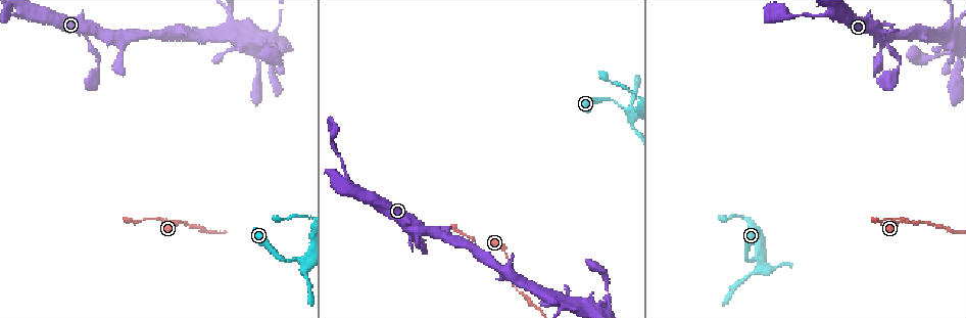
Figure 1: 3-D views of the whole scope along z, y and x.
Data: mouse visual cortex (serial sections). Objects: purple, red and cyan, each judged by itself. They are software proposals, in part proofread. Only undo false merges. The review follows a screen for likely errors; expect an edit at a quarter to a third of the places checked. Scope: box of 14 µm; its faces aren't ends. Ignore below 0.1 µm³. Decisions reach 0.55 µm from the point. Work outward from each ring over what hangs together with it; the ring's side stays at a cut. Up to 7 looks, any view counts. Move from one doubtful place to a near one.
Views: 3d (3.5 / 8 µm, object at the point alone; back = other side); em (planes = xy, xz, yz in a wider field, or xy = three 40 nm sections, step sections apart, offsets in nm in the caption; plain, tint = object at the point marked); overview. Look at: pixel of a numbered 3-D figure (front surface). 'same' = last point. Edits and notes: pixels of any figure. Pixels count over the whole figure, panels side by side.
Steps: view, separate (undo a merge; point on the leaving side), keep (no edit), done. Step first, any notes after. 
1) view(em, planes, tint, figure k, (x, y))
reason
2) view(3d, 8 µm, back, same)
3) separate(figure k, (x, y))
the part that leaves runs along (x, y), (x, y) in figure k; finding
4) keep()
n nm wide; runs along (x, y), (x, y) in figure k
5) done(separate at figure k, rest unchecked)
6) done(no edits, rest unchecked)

view(3d, 8 µm, figure 1, (918, 225))
sharp bend

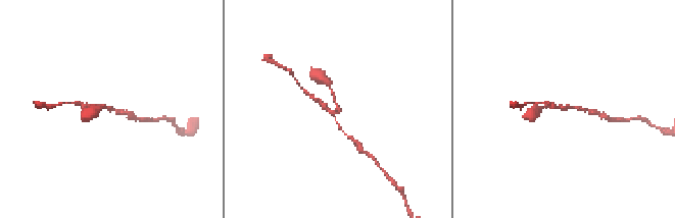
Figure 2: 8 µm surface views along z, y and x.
view(3d, 3.5 µm, figure 2, (337, 108))

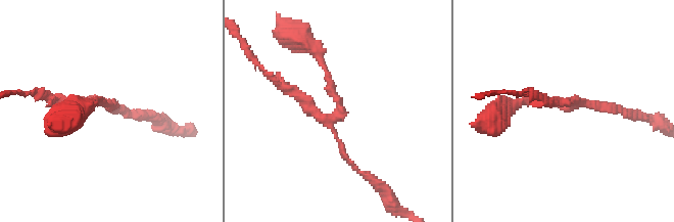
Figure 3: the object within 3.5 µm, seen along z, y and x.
view(em, xy, step 1, tint, figure 3, (337, 115))
now the EM

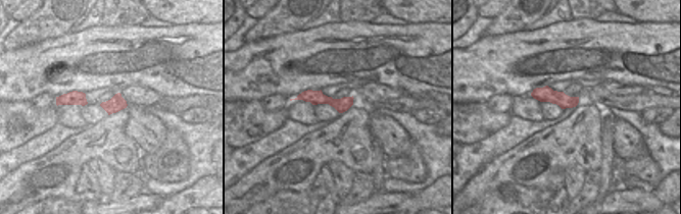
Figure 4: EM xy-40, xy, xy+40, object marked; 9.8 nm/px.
keep()
runs along (318, 57), (340, 106), (334, 118), (283, 86) in figure 3; all the same cell

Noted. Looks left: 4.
view(3d, 8 µm, figure 1, (630, 111))
small branch off a trunk

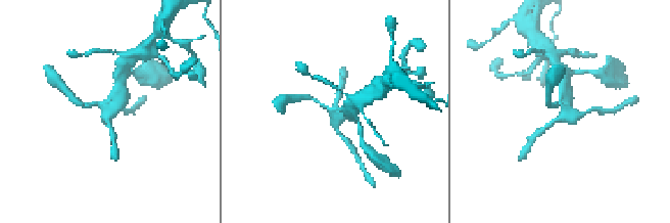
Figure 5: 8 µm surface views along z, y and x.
view(em, xy, step 3, tint, figure 5, (106, 106))
need the tissue

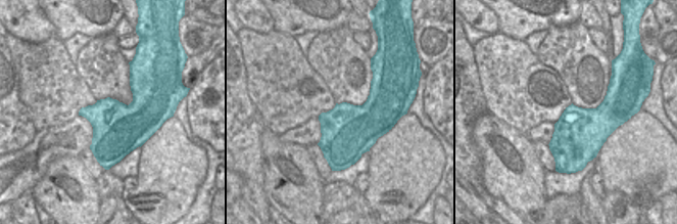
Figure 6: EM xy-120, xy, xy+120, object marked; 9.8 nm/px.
keep()
550 nm wide; runs along (309, 98), (337, 115), (351, 114) in figure 5; continuous, no second cell

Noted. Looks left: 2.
view(3d, 3.5 µm, figure 1, (953, 10))

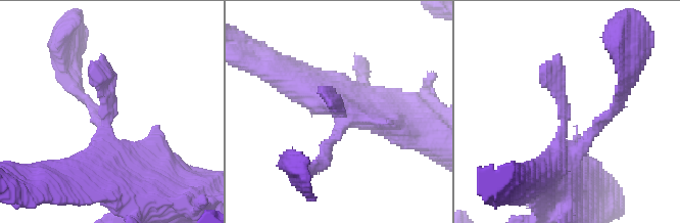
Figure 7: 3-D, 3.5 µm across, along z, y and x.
keep()
runs along (87, 177), (105, 136), (102, 80), (90, 83) in figure 7; all the same cell

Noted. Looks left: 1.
done(no edits, rest unchecked)

